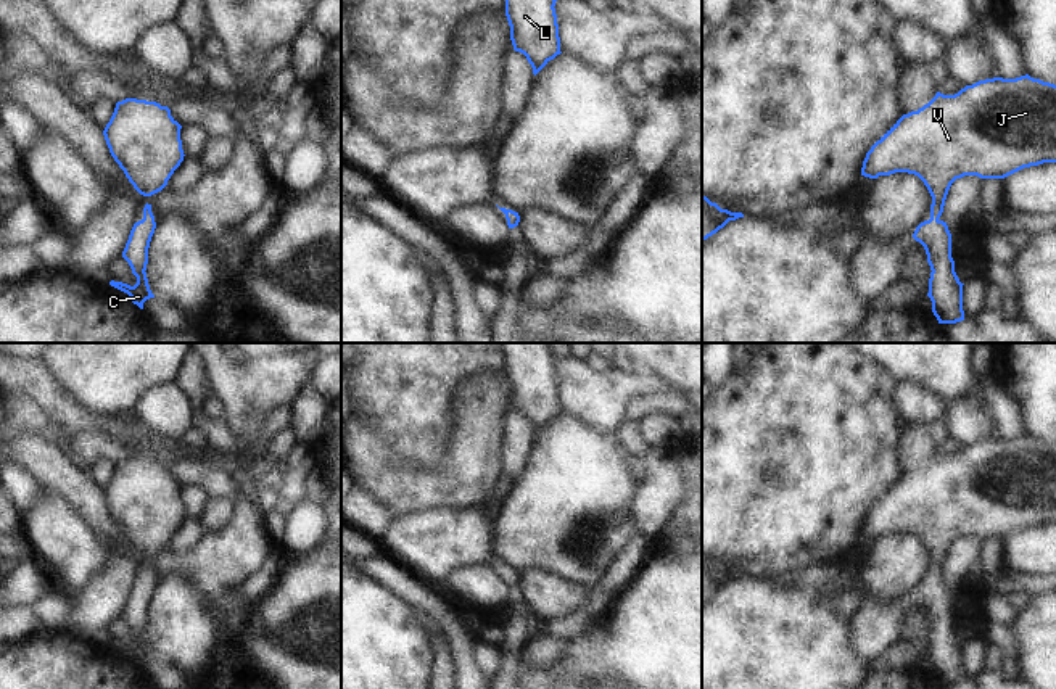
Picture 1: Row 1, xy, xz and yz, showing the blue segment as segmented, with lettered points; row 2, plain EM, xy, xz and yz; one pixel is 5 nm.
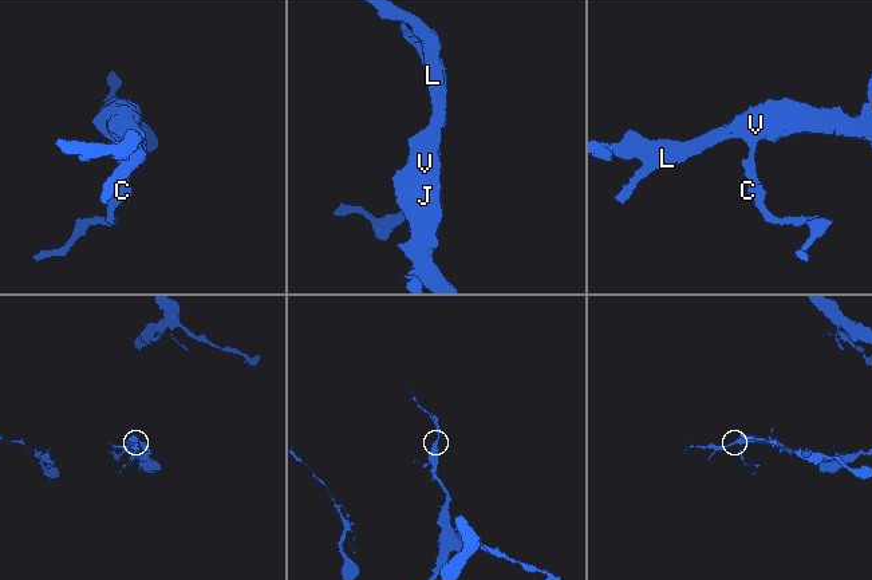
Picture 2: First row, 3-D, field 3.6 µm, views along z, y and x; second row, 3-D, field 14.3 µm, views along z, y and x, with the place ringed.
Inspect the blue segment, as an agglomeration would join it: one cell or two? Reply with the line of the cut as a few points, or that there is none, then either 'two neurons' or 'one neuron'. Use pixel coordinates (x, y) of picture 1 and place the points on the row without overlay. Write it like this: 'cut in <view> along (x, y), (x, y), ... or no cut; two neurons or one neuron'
no cut; one neuron

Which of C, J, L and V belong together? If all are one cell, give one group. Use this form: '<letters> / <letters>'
C J L V

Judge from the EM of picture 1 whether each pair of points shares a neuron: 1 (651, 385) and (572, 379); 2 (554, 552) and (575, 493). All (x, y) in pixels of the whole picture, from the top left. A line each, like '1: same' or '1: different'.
1: same
2: same

